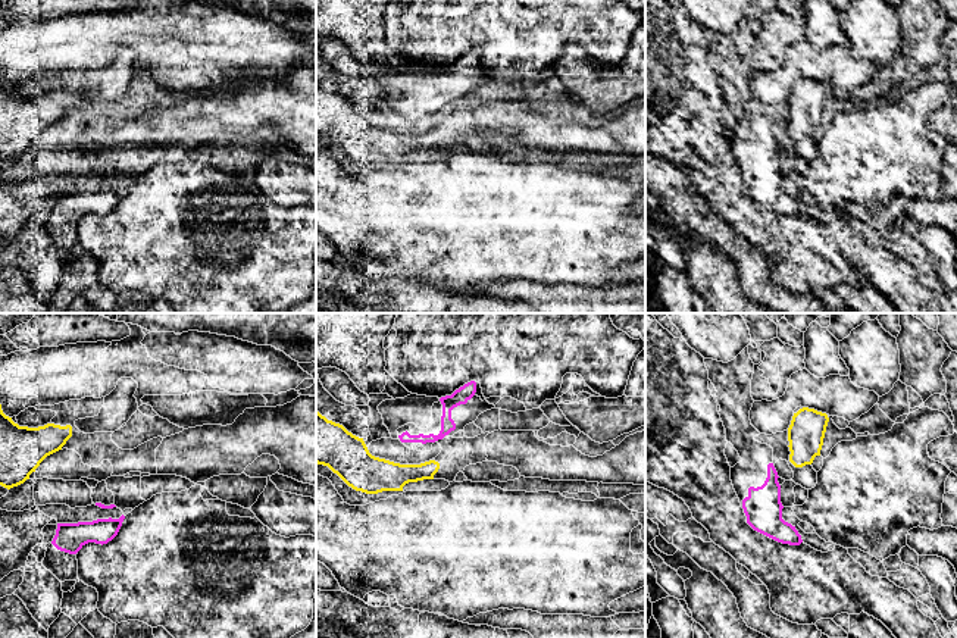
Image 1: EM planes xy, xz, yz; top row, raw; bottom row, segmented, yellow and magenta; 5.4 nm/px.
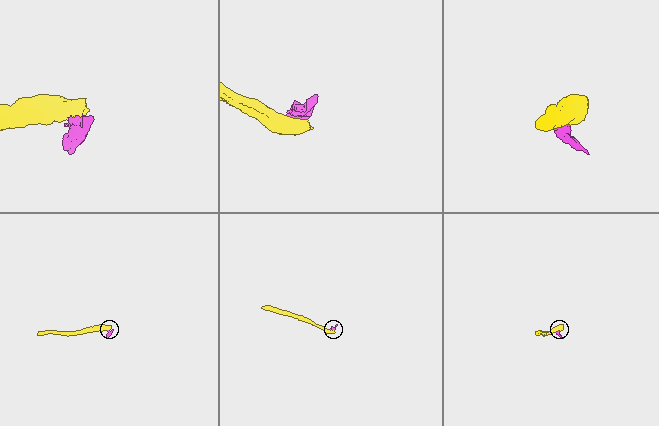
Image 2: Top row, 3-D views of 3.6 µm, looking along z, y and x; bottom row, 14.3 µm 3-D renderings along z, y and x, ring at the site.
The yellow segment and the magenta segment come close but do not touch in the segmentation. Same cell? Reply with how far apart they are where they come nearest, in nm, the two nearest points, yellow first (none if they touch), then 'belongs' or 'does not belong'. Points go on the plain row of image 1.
90 nm | yz (790, 131), (775, 140) | does not belong

